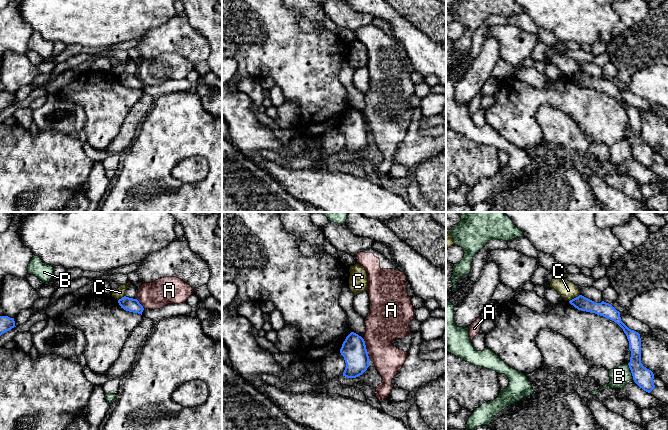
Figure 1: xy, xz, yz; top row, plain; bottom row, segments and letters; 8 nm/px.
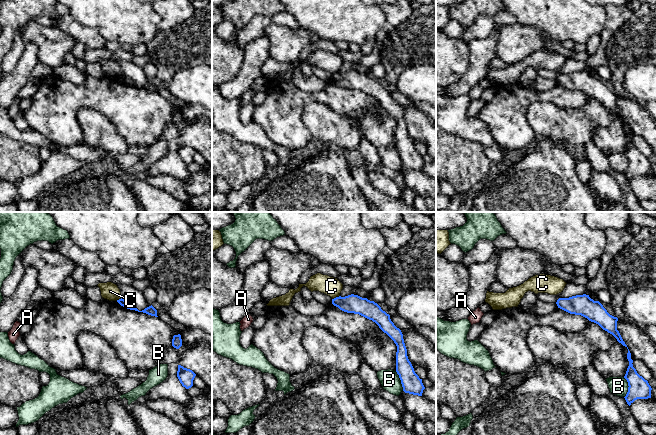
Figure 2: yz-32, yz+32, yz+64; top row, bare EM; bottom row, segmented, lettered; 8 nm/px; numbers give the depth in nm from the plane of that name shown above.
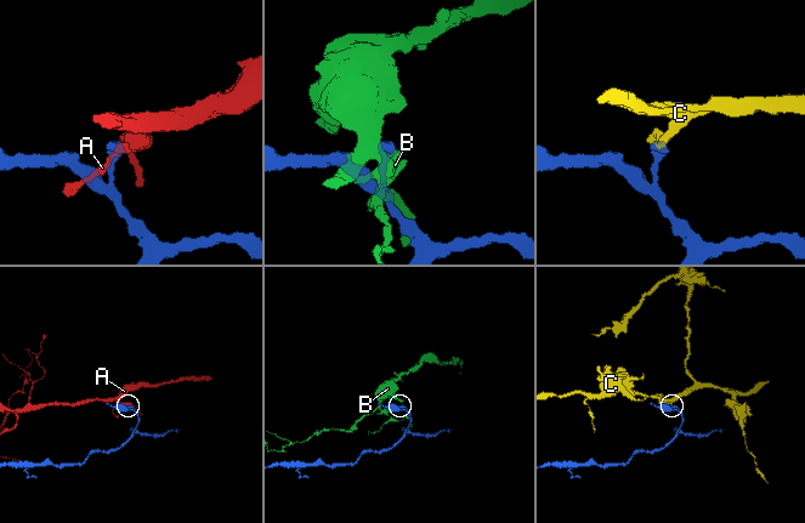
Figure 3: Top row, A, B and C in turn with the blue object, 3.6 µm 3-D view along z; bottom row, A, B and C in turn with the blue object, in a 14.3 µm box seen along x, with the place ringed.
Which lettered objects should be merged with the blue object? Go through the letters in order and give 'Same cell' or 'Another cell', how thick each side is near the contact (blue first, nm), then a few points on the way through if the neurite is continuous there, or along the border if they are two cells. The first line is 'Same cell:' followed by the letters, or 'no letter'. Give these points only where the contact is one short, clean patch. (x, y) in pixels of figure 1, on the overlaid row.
Same cell: no letter
A: Another cell. Thickness 200 nm (blue) against 280 nm. Boundary: xz (362, 338), (370, 359)
B: Another cell. Thickness 160 nm (blue) against 160 nm
C: Another cell. Thickness 120 nm (blue) against 140 nm. Boundary: yz (579, 294), (569, 301)

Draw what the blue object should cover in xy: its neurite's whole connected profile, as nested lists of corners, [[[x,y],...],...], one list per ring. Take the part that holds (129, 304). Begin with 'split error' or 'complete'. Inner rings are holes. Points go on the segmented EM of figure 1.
complete | [[[122,297],[118,300],[119,305],[126,311],[138,313],[142,315],[144,310],[143,306],[139,303],[137,299],[129,298],[129,297]]]

